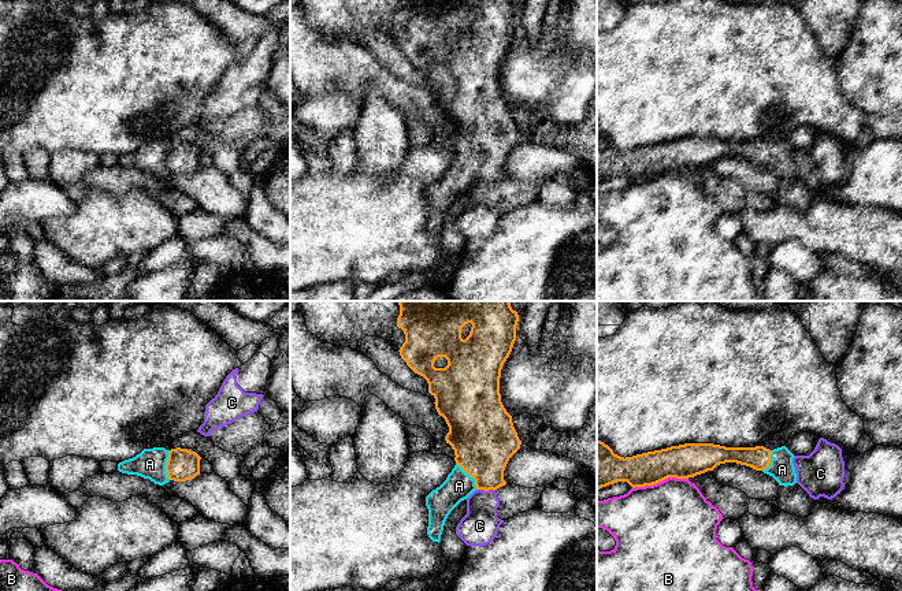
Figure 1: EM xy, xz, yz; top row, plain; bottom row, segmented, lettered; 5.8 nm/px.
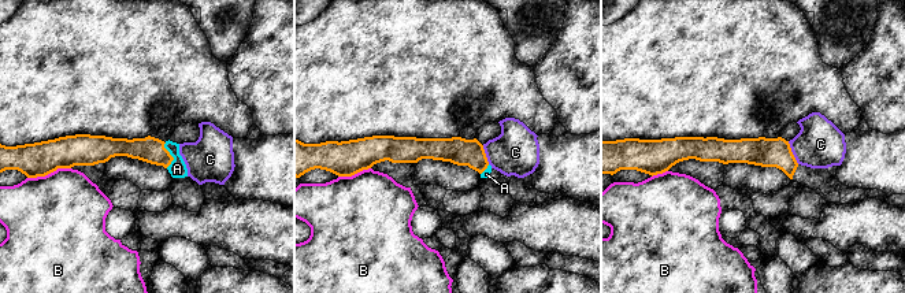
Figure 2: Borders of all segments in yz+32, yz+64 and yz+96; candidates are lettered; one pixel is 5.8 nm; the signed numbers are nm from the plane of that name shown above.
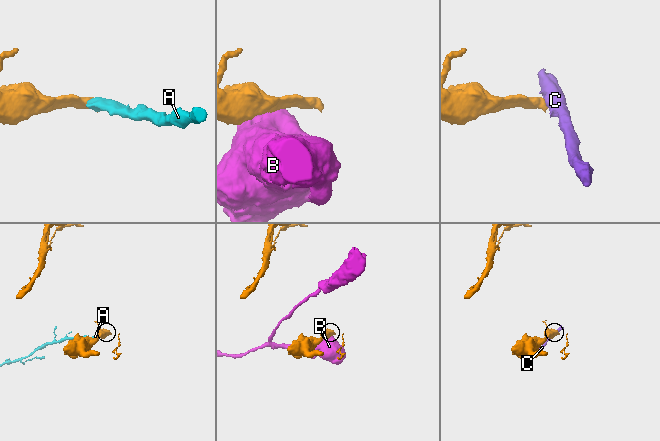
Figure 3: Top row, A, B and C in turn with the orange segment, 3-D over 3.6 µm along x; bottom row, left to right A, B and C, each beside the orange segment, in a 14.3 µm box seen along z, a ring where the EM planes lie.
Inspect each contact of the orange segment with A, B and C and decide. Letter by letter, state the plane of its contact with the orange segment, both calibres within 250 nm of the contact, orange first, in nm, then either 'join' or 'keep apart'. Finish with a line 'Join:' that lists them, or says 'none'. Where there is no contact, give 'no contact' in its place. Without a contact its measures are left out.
A: xz | 380/170 nm | join
B: yz | 200/480 nm | keep apart
C: xz | 340/220 nm | keep apart
Join: A

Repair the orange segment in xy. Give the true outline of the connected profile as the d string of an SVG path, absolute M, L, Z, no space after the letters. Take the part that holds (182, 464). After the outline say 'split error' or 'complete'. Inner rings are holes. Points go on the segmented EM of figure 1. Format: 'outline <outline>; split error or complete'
outline M164 447L144 449L133 458L118 464L118 471L127 475L137 475L163 486L170 480L186 482L200 475L201 457L188 449Z; split error

